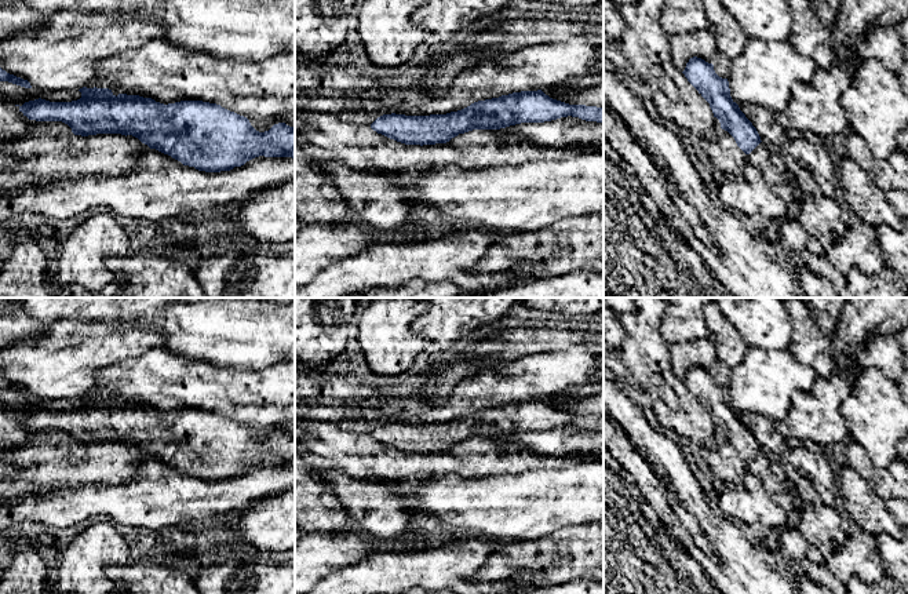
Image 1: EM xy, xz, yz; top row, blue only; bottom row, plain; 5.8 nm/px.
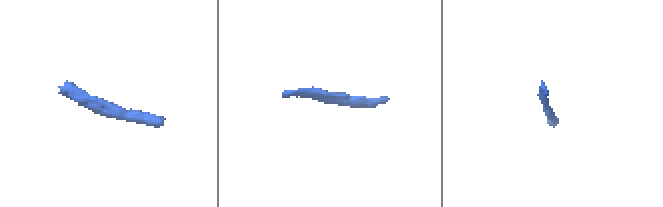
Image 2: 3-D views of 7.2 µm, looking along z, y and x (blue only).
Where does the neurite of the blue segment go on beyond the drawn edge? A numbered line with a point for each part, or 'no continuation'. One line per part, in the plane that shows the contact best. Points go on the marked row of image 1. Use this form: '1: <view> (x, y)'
no continuation

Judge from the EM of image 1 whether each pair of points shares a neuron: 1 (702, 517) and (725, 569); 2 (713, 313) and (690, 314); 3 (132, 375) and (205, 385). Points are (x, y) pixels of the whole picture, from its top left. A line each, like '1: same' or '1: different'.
1: same
2: different
3: same

